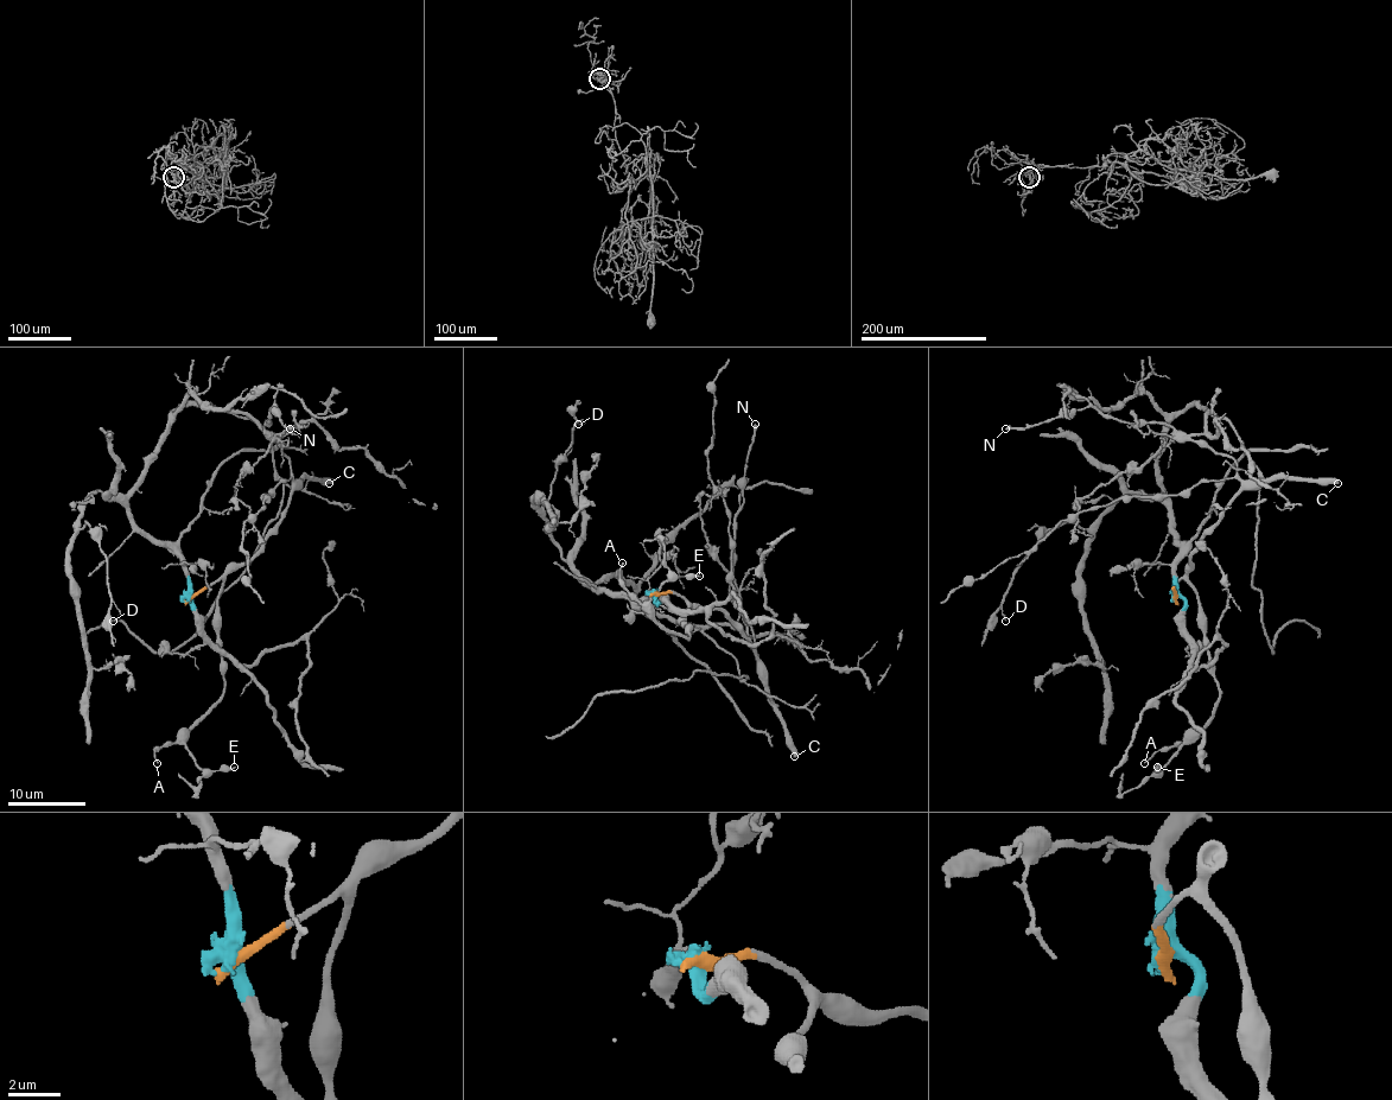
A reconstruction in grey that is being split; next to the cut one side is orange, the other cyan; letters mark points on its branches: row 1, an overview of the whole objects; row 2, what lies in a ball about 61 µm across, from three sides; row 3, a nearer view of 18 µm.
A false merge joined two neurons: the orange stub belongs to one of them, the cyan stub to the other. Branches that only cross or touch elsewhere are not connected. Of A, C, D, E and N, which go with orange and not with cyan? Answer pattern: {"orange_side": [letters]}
{"orange_side": ["A", "C", "E", "N"]}

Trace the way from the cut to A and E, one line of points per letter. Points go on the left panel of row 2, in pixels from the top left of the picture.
A: (189, 597), (221, 580), (217, 596), (223, 697), (178, 741), (165, 743), (156, 750), (157, 762)
E: (189, 597), (221, 580), (217, 596), (223, 697), (189, 731), (184, 745), (202, 770), (229, 770), (235, 767)

